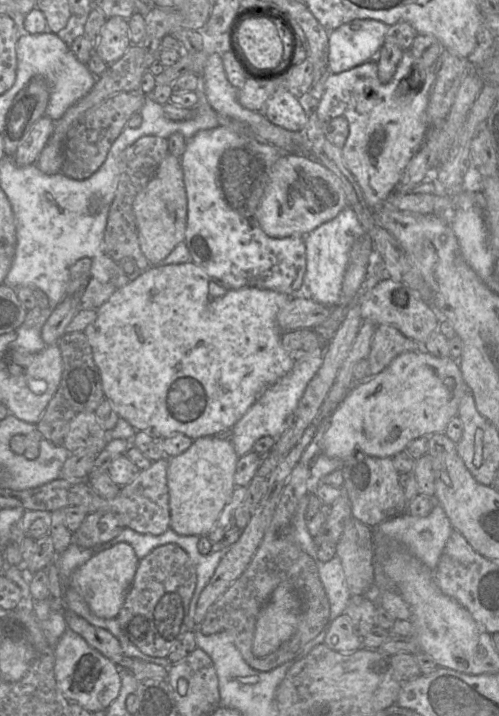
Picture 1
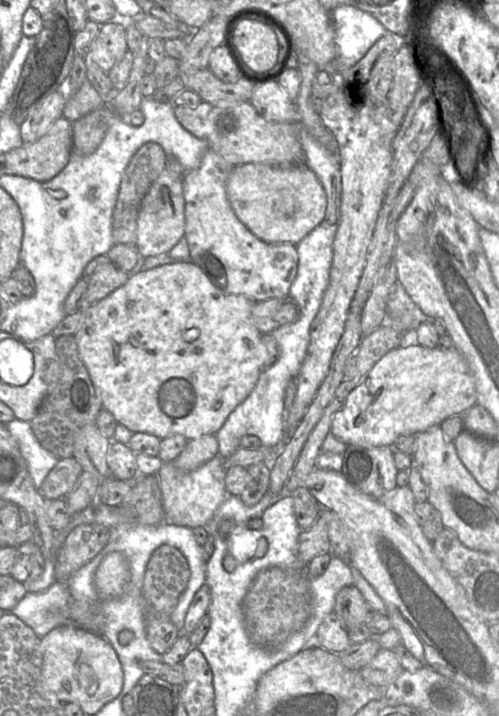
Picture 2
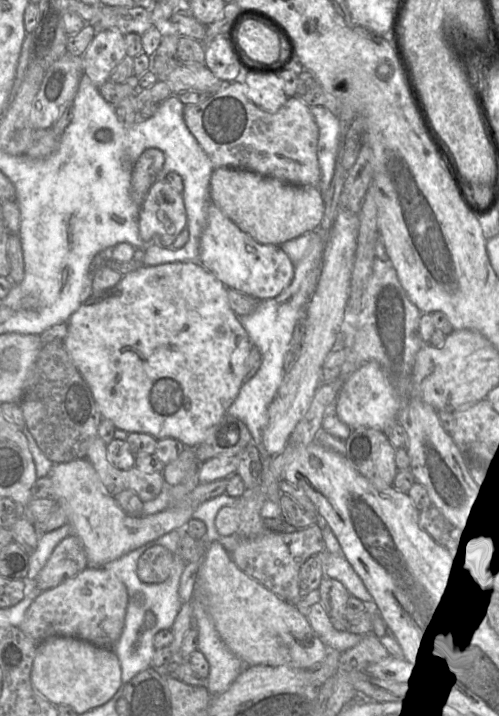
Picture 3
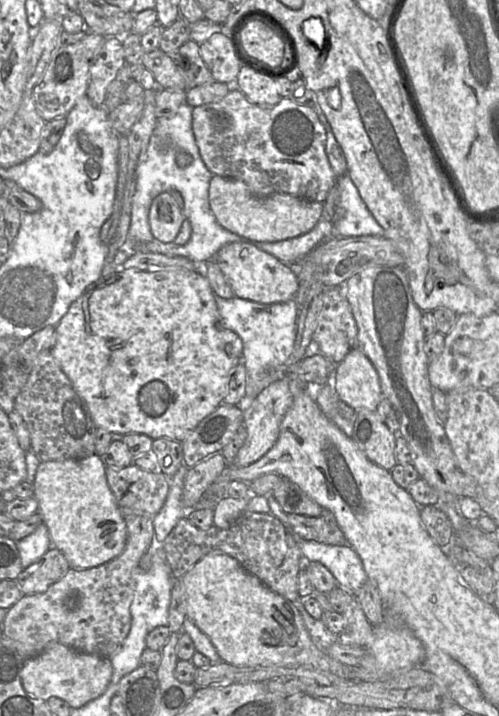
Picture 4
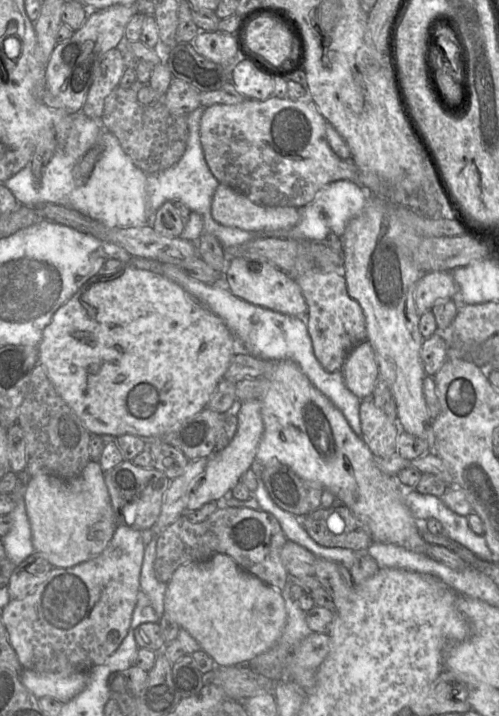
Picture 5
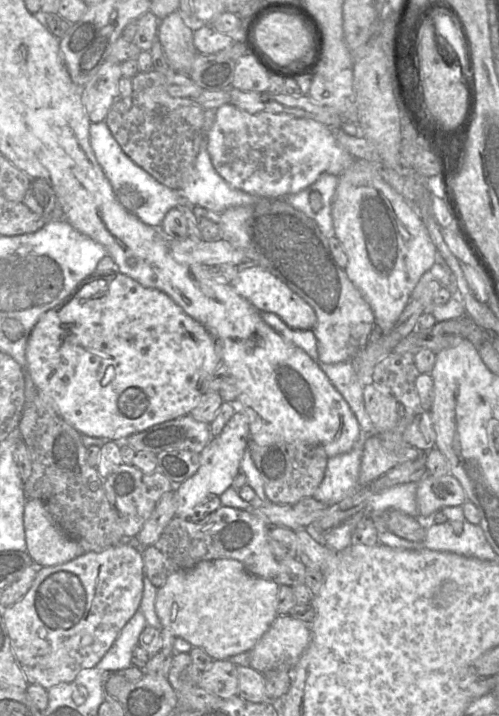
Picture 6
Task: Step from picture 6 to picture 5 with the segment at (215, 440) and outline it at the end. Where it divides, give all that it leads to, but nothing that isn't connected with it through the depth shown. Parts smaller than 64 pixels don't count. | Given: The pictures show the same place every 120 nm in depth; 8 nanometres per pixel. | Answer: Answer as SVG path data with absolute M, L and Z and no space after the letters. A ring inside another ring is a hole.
M261 400L238 402L234 409L238 422L236 433L228 446L221 451L215 450L208 458L205 470L189 496L187 511L199 509L207 502L217 501L230 494L230 490L240 481L241 476L251 468L264 432Z

